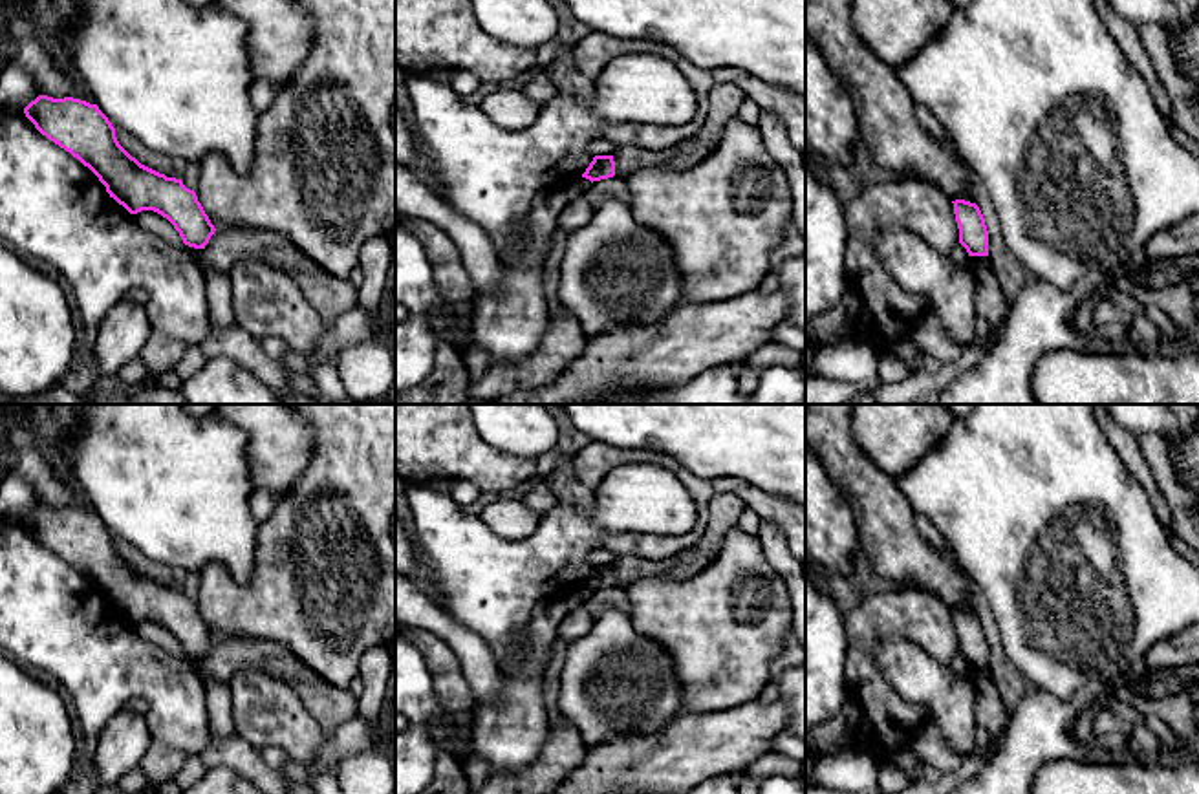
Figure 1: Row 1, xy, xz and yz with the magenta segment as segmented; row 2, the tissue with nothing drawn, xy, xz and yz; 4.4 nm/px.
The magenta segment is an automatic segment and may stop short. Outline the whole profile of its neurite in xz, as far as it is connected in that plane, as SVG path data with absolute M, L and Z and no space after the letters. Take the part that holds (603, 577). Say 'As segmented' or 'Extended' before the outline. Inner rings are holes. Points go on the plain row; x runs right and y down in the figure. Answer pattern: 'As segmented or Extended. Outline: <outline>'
As segmented. Outline: M595 565L582 587L593 591L608 589L615 585L613 565Z

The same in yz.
As segmented. Outline: M956 609L954 624L959 638L959 653L968 666L988 666L988 640L976 613Z

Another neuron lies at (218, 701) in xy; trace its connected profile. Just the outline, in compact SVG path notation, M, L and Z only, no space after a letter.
M185 653L179 659L192 666L194 671L201 677L211 735L238 735L232 724L232 697L229 686L205 671L203 659L194 659Z

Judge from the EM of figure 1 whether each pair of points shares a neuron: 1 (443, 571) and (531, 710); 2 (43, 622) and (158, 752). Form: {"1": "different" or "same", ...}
{"1": "different", "2": "different"}

